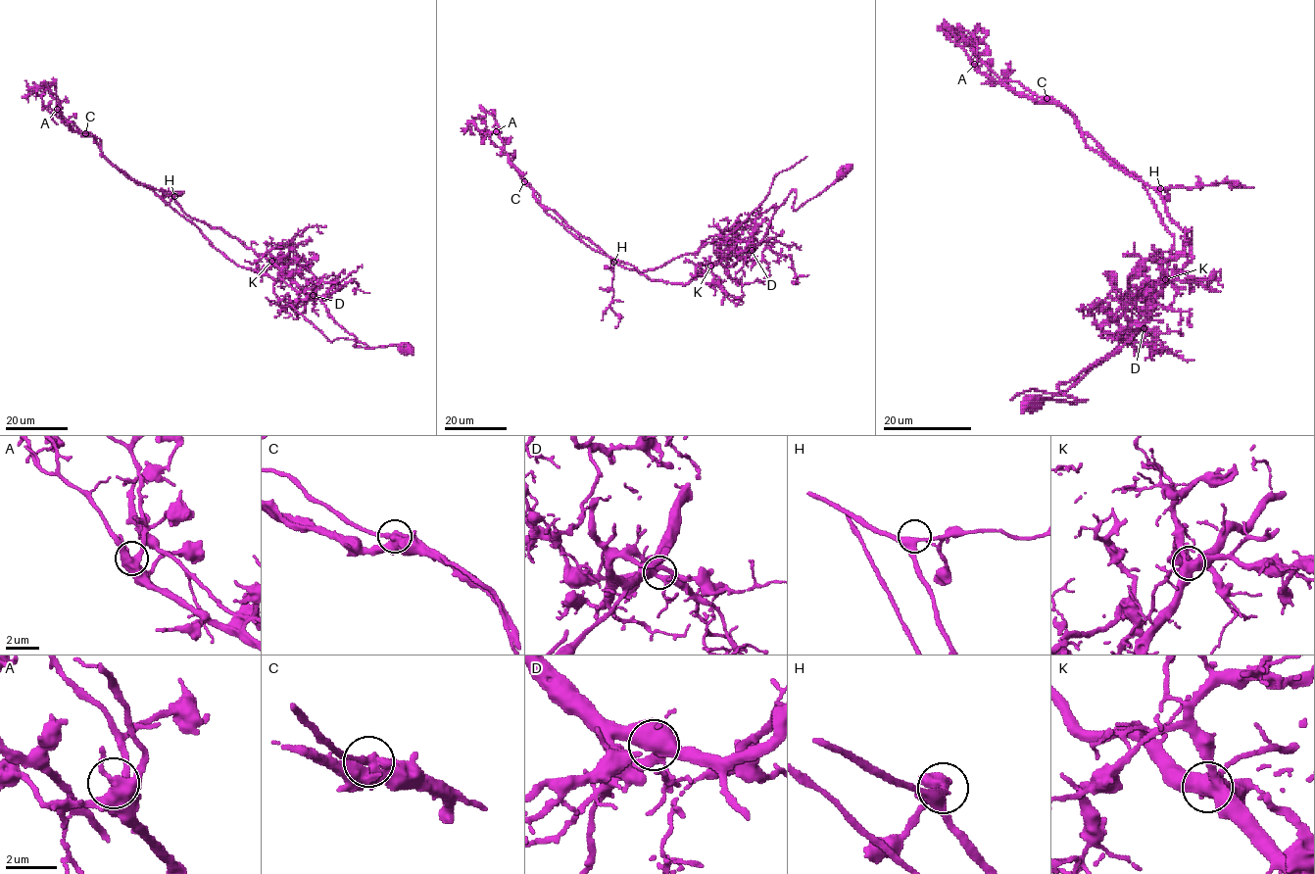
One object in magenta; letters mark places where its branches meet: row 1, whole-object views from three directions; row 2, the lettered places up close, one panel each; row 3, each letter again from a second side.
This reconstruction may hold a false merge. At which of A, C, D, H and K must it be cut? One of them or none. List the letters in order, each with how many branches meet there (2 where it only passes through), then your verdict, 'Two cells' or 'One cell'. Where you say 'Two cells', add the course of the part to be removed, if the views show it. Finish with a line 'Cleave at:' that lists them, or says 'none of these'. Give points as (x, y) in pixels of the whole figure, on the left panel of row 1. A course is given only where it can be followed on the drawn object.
A: Branches: 4. One cell
C: Branches: 3. Two cells. Course of the part to remove: (85, 133), (101, 141), (103, 157), (214, 247), (269, 275), (273, 292), (331, 342), (368, 346)
D: Branches: 3. One cell
H: Branches: 3. One cell
K: Branches: 3. One cell
Cleave at: C

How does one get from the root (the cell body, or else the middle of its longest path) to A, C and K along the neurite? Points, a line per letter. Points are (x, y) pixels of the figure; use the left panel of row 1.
A: (404, 348), (355, 346), (356, 337), (318, 298), (236, 238), (191, 218), (171, 197), (130, 179), (57, 109)
C: (404, 348), (355, 346), (356, 337), (318, 298), (236, 238), (191, 218), (171, 197), (130, 179), (85, 133)
K: (404, 348), (397, 345), (370, 348), (355, 346), (356, 337), (329, 315), (321, 301), (305, 294), (271, 261)

